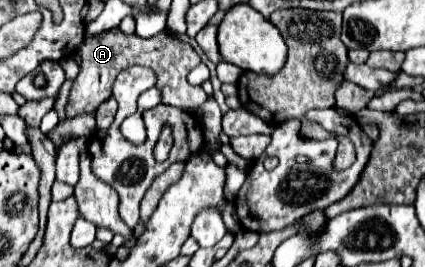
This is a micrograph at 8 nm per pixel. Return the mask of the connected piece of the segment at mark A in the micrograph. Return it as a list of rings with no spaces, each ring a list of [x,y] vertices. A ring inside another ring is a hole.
[[[111,28],[99,34],[87,34],[85,40],[77,48],[77,56],[81,58],[81,70],[79,76],[73,80],[71,96],[65,106],[67,116],[77,116],[81,112],[95,112],[97,106],[111,98],[111,86],[117,78],[117,74],[127,66],[147,66],[157,76],[157,90],[161,92],[161,98],[167,100],[169,106],[195,112],[205,100],[207,94],[201,86],[193,86],[187,82],[187,74],[191,68],[195,68],[201,58],[191,48],[191,44],[175,38],[171,32],[161,30],[159,34],[151,38],[141,38],[137,34],[125,34],[121,28]]]

